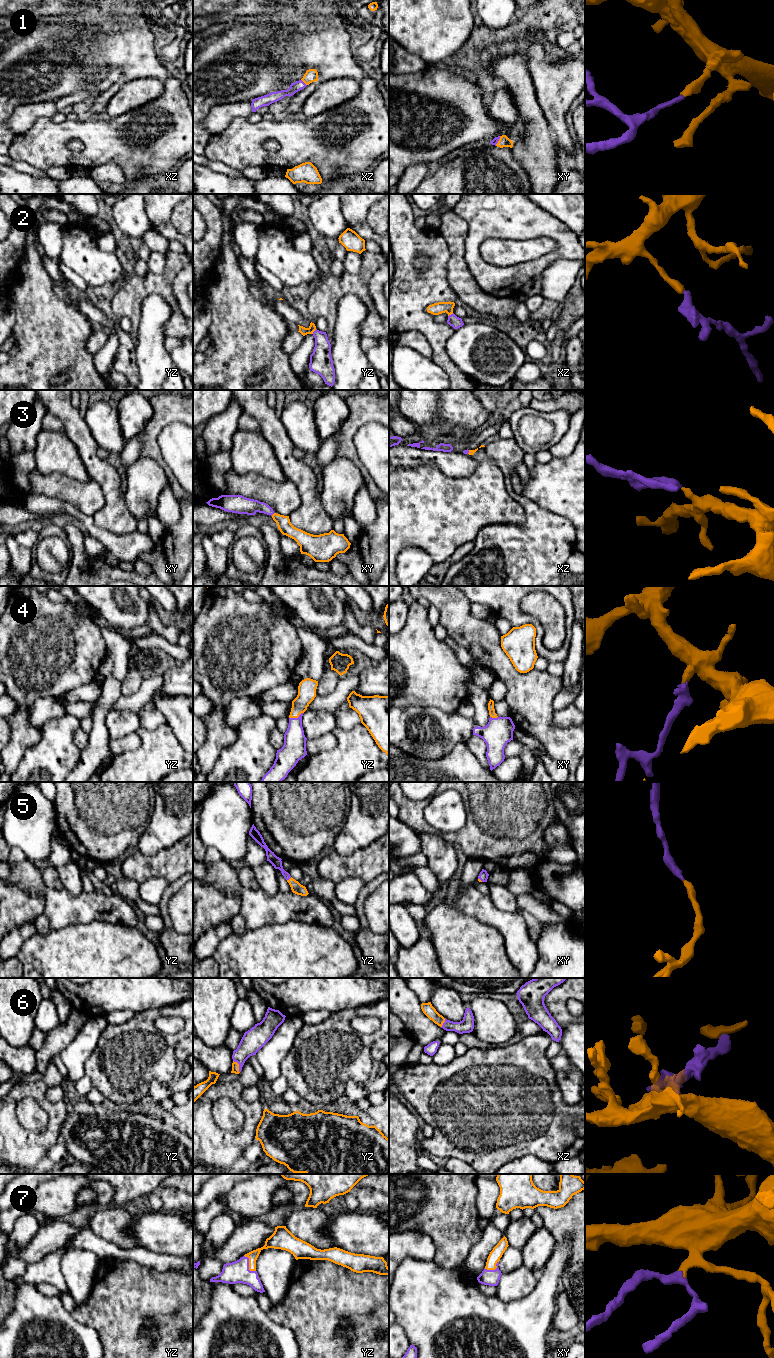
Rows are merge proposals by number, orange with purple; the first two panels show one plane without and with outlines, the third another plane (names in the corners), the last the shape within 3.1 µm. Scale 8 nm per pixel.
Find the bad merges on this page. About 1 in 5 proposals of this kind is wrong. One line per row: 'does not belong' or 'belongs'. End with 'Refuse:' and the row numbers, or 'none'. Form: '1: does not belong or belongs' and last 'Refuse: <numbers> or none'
1: belongs
2: belongs
3: belongs
4: belongs
5: belongs
6: belongs
7: belongs
Refuse: none

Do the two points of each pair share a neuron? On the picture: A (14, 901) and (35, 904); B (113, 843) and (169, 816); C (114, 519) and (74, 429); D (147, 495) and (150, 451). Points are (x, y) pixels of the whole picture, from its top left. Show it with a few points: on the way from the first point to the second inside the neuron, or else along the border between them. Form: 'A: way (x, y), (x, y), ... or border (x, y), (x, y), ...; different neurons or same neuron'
A: way (19, 904), (30, 904); same neuron
B: border (154, 805), (154, 810), (146, 829), (136, 846); different neurons
C: way (113, 497), (110, 480), (88, 458), (88, 451); same neuron
D: border (139, 456), (151, 457), (166, 475); different neurons

